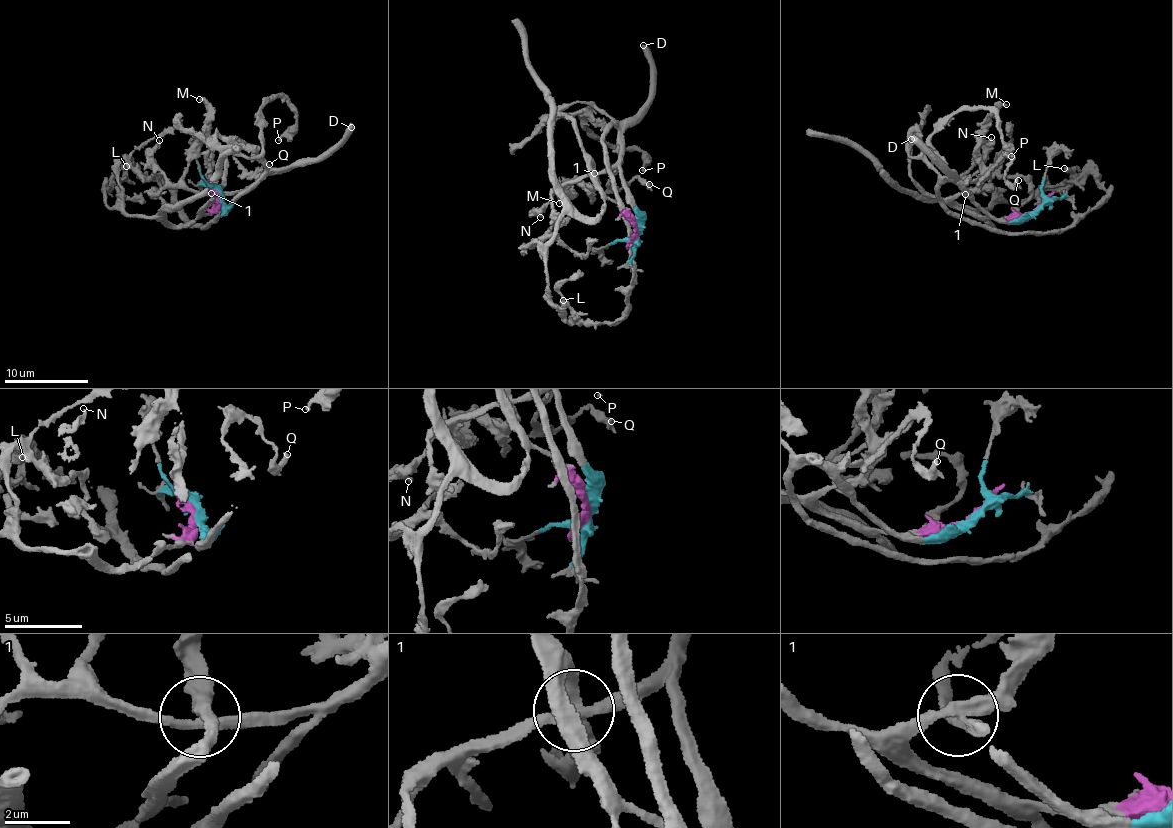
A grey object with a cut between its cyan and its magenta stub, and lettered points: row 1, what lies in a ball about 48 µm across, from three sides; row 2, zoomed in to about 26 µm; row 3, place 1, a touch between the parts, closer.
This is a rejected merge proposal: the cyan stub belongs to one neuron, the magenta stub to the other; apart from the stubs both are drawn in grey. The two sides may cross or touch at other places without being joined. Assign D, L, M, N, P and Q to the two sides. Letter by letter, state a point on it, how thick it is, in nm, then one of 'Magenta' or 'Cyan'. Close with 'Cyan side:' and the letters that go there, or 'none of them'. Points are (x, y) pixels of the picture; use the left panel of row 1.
D: Place: (351, 127). Thickness 480 nm. Cyan
L: Place: (126, 166). Thickness 440 nm. Magenta
M: Place: (199, 99). Thickness 240 nm. Magenta
N: Place: (159, 140). Thickness 200 nm. Cyan
P: Place: (278, 140). Thickness 240 nm. Cyan
Q: Place: (269, 164). Thickness 320 nm. Cyan
Cyan side: D, N, P, Q

